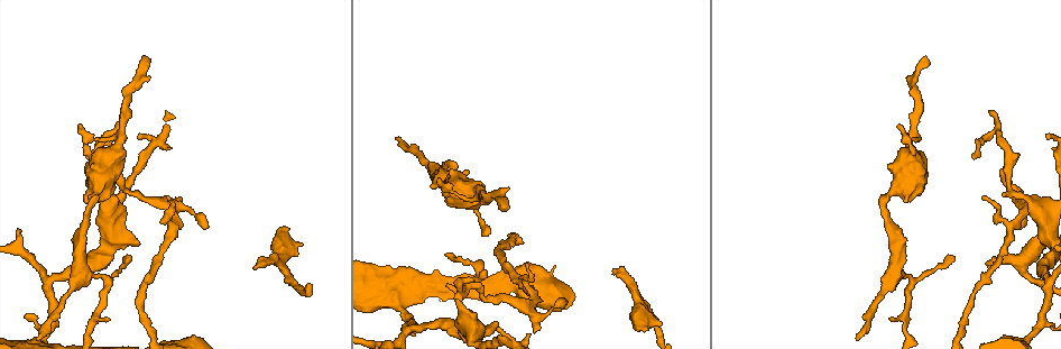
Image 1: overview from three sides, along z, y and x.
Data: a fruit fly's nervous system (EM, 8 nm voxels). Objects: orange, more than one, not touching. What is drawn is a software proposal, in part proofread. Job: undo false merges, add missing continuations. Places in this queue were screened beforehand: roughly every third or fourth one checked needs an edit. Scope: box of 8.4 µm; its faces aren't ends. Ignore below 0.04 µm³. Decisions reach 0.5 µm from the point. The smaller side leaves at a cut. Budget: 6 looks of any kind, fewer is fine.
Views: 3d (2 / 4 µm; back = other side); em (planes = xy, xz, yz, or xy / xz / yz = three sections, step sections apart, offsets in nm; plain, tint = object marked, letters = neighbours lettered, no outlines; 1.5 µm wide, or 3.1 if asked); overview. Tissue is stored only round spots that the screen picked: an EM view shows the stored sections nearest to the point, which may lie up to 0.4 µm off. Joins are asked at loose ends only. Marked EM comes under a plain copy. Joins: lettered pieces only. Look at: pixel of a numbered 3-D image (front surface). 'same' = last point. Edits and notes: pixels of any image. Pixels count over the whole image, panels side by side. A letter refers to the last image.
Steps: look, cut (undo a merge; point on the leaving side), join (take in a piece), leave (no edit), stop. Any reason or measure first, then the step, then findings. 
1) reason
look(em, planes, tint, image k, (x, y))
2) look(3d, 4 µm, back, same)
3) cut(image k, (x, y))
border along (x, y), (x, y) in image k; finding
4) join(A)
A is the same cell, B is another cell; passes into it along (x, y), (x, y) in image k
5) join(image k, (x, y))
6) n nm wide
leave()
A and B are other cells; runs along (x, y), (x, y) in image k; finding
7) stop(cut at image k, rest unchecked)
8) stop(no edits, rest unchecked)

tapers out
look(em, xz, step 4, tint, image 1, (504, 209))

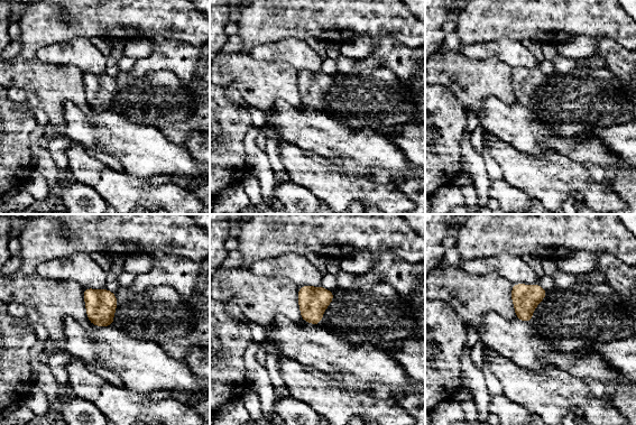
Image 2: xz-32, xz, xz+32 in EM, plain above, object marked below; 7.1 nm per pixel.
look(em, planes, letters, same)

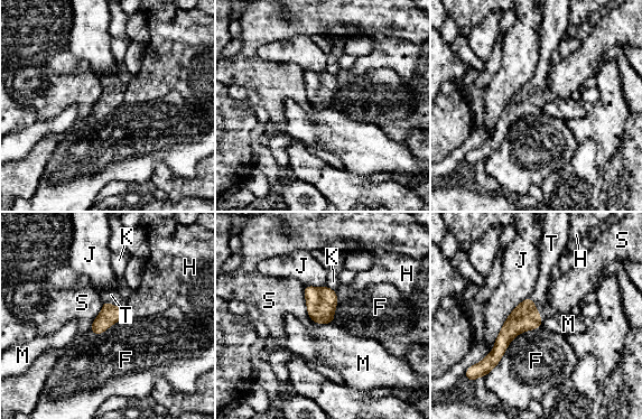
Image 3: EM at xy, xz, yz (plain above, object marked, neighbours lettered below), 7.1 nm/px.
join(T)
T is the same cell, F, H, J, K, M and S are other cells; the neuron continues

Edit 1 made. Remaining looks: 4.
sharp bend
look(3d, 4 µm, image 1, (1006, 175))

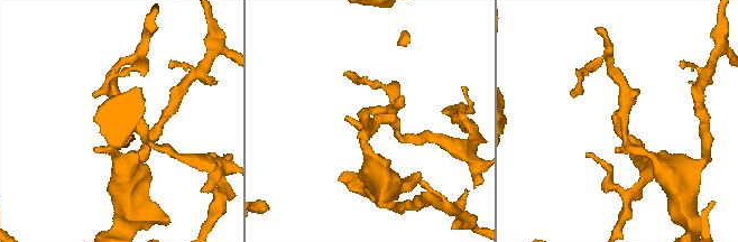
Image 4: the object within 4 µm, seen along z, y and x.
look(em, planes, letters, image 4, (370, 123))

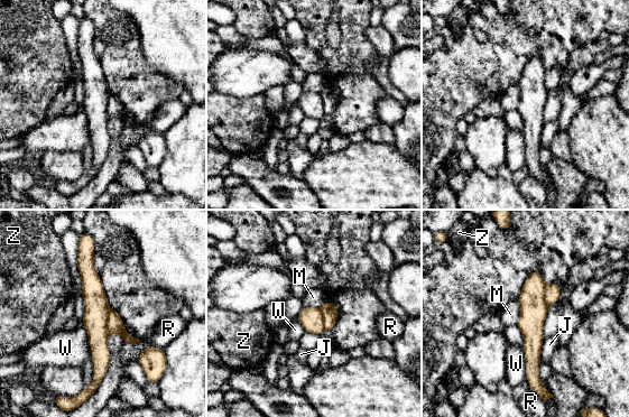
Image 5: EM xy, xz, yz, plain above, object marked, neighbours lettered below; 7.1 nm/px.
cut(image 5, (116, 325))
J, M, R, W and Z are other cells; border along (110, 309), (107, 316), (109, 333) in image 5; a second neuron is stuck on

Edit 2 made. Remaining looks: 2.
free end
look(em, planes, tint, image 1, (254, 269))

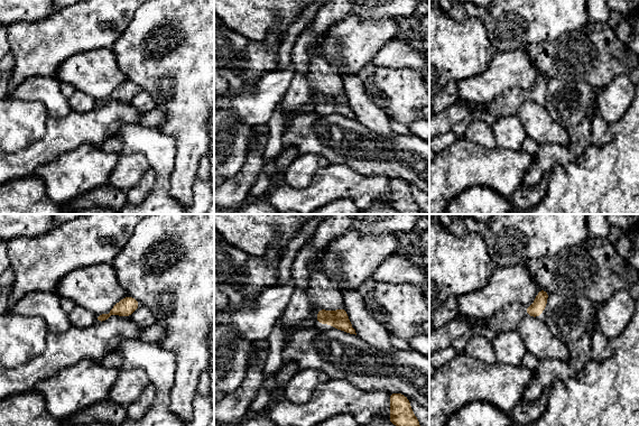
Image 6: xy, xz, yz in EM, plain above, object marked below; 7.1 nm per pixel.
look(em, planes, letters, same)

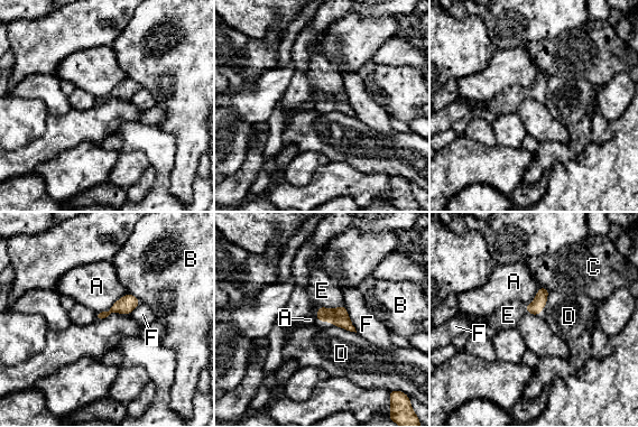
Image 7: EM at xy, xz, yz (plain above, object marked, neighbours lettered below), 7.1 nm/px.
join(E)
E is the same cell, A, B, C, D and F are other cells; passes into it along (339, 317), (331, 308), (322, 290) in image 7; it goes on there

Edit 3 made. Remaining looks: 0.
stop(join at image 3, cut at image 5, join at image 7, rest unchecked)

